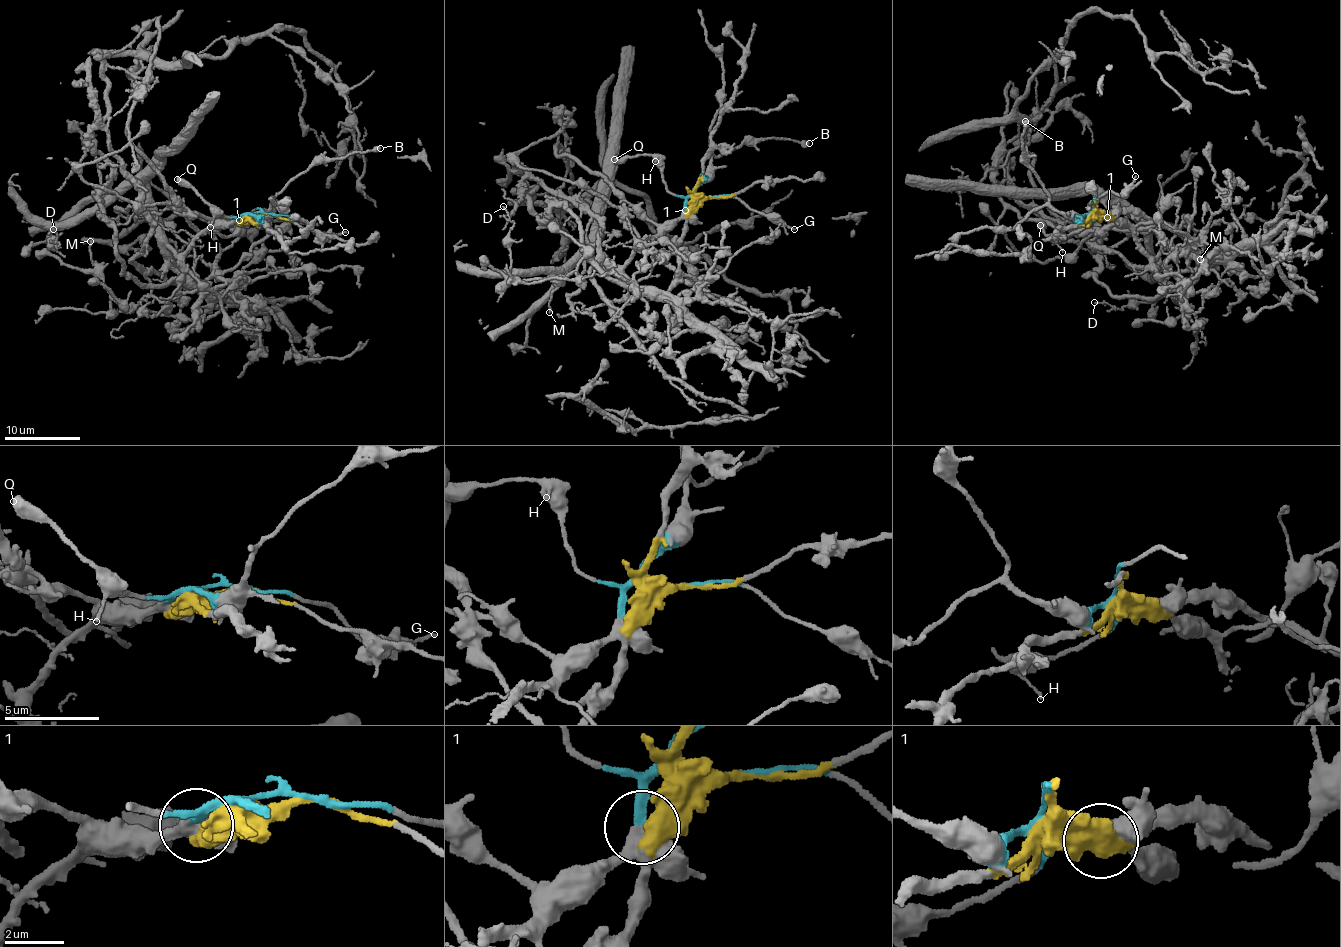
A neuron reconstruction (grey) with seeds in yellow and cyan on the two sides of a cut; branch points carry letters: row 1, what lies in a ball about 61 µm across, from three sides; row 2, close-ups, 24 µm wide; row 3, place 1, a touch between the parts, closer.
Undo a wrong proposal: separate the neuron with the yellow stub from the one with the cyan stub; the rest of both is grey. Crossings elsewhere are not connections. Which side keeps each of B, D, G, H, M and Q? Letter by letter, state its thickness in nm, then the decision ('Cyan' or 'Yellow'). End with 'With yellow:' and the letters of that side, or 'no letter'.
B: Thickness 480 nm. Cyan
D: Thickness 110 nm. Cyan
G: Thickness 160 nm. Cyan
H: Thickness 140 nm. Cyan
M: Thickness 150 nm. Cyan
Q: Thickness 650 nm. Cyan
With yellow: no letter

